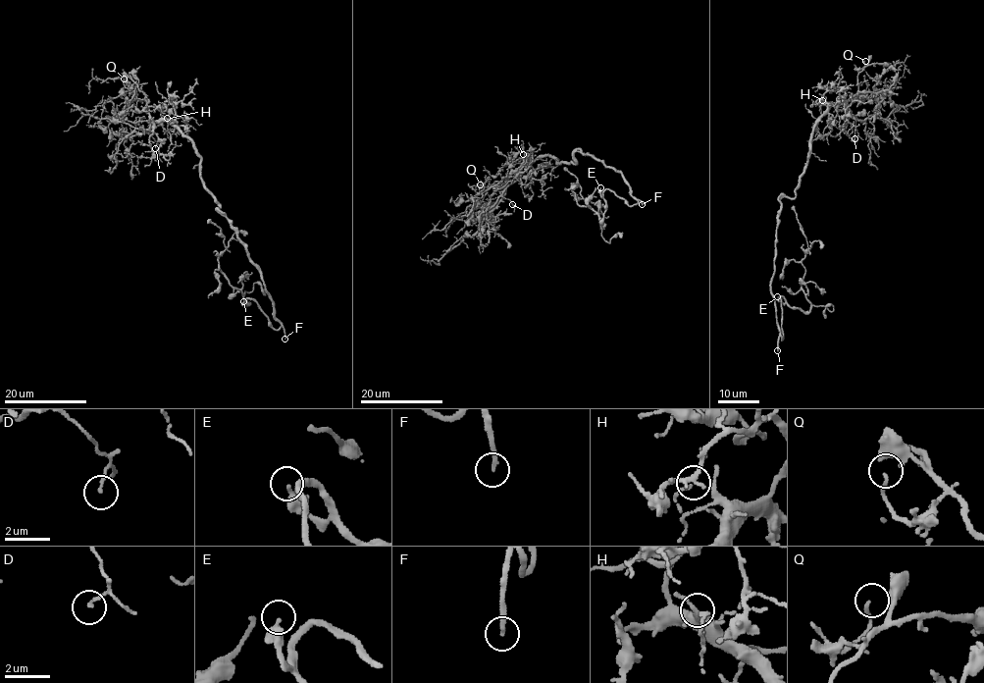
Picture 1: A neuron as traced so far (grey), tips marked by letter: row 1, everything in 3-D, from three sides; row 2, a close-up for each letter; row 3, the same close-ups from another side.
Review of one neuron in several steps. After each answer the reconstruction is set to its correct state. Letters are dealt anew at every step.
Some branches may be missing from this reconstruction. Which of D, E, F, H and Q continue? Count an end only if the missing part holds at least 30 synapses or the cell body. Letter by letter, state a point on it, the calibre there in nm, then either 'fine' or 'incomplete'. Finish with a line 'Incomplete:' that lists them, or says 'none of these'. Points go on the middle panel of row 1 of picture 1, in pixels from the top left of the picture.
D: at (512, 204); 130 nm thick; fine
E: at (600, 187); 320 nm thick; fine
F: at (642, 204); 200 nm thick; incomplete
H: at (523, 154); 140 nm thick; fine
Q: at (480, 184); 120 nm thick; fine
Incomplete: F

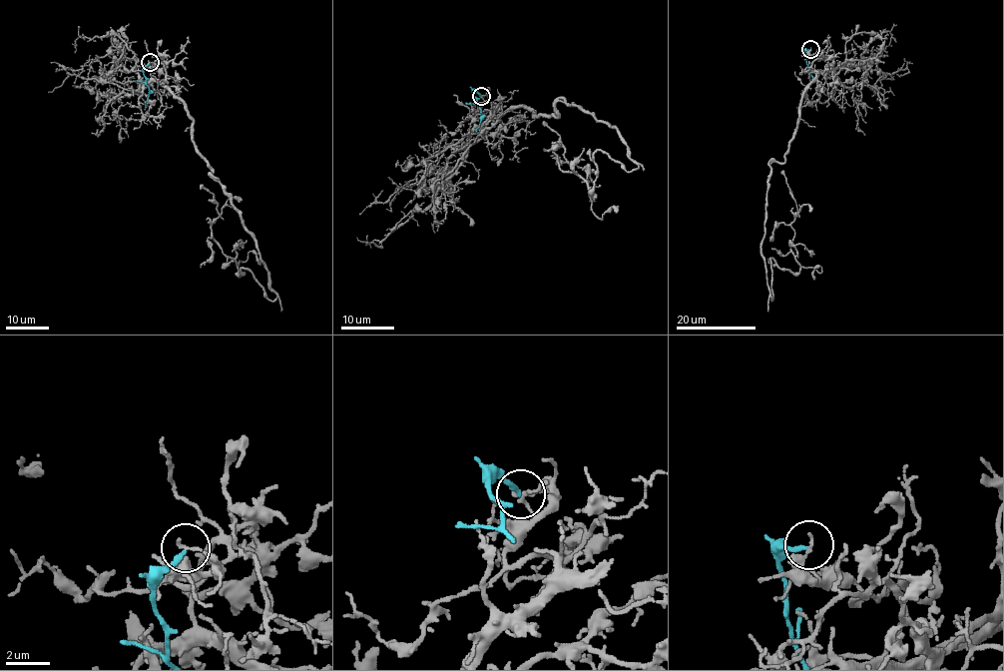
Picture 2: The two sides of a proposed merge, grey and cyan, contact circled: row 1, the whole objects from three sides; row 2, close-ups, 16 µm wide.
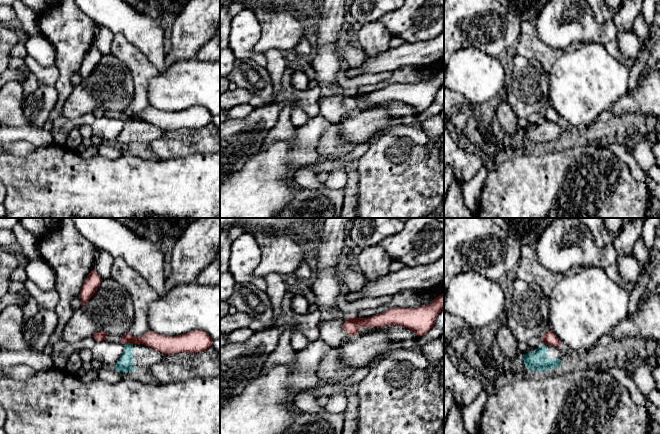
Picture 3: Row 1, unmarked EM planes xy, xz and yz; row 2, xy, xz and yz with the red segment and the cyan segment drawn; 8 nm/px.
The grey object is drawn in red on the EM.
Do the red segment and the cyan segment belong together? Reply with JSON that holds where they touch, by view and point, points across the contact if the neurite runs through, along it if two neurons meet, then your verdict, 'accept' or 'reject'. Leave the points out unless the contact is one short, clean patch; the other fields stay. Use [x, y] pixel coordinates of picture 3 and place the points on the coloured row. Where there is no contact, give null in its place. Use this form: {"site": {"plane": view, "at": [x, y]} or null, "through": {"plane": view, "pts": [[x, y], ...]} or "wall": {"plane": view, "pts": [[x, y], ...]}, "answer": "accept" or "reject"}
{"site": {"plane": "xy", "at": [129, 343]}, "wall": {"plane": "xy", "pts": [[125, 343], [132, 344]]}, "answer": "reject"}

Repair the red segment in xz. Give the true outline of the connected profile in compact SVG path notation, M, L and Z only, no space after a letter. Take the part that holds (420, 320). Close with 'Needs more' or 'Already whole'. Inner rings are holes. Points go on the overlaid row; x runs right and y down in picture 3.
M444 292L432 303L417 308L389 308L368 318L350 316L342 329L349 335L358 334L360 327L383 327L386 325L401 325L414 331L416 335L425 335L435 324L438 314L444 309Z. Already whole

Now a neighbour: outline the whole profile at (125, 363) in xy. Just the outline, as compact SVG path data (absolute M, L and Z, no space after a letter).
M125 344L114 369L123 373L136 369L147 370L151 365L161 361L165 355L144 344Z

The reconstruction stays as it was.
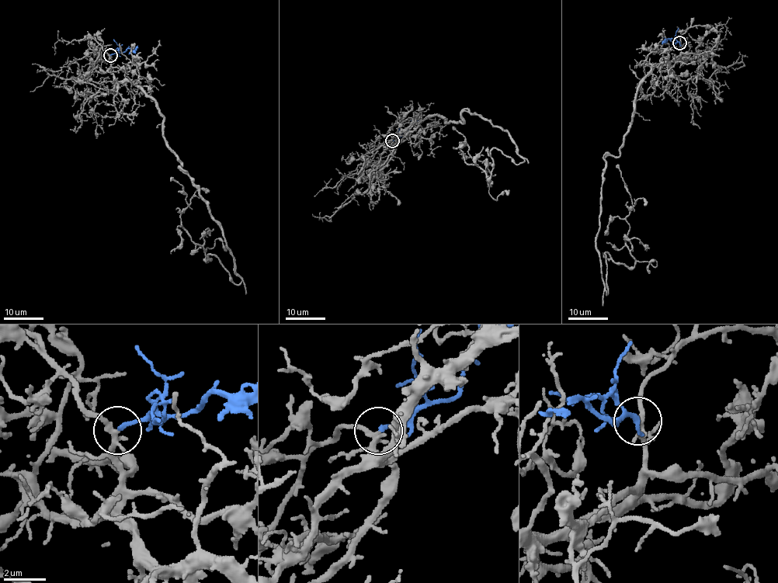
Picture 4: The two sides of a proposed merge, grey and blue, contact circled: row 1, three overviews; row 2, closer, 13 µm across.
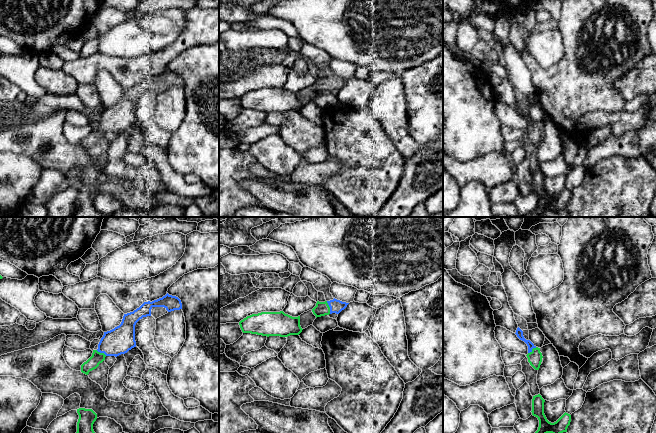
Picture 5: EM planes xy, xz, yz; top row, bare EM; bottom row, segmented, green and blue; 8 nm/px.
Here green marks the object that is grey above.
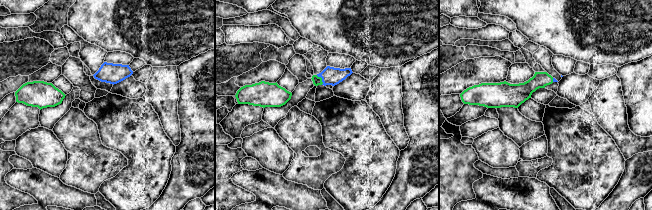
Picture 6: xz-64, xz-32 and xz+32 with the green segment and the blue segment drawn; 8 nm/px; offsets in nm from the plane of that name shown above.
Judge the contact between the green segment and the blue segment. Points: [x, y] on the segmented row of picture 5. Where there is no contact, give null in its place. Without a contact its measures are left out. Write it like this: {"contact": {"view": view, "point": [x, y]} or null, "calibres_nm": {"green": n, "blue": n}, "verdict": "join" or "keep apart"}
{"contact": {"view": "xz", "point": [329, 307]}, "calibres_nm": {"green": 110, "blue": 110}, "verdict": "join"}

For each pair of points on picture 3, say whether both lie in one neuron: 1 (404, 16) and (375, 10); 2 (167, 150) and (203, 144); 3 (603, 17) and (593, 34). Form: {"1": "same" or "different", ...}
{"1": "different", "2": "same", "3": "different"}

